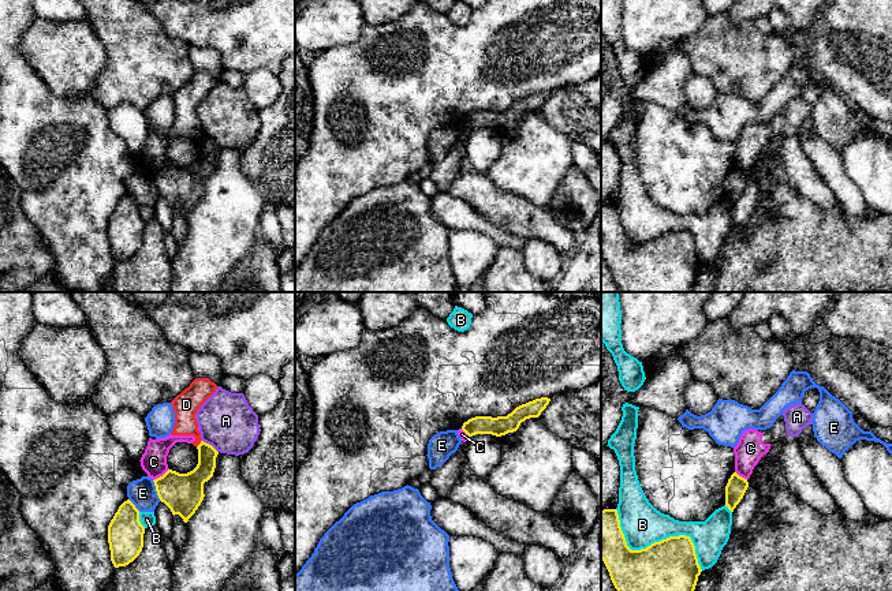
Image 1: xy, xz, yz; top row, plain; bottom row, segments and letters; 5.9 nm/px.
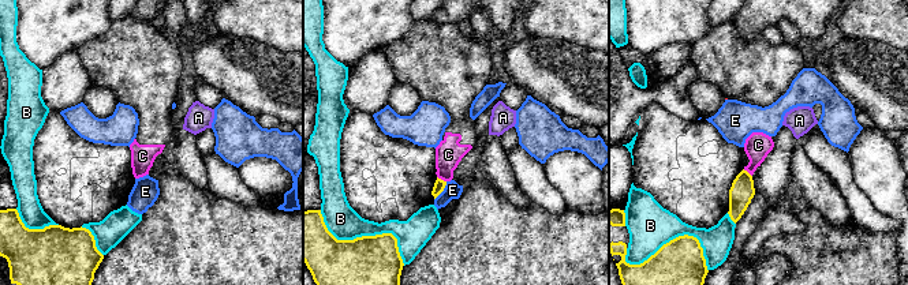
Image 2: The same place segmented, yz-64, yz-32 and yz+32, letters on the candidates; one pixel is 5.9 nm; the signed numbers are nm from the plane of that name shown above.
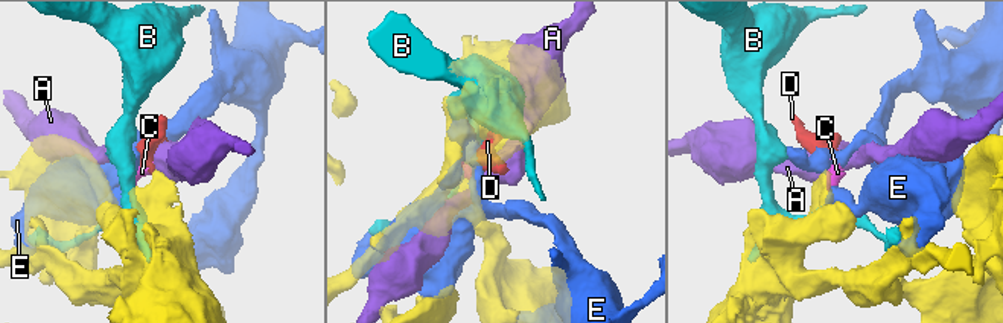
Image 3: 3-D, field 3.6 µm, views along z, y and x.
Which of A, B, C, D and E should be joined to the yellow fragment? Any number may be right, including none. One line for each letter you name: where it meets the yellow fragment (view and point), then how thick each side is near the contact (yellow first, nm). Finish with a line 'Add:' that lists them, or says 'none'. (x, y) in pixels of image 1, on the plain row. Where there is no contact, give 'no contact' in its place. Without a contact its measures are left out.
Add: none

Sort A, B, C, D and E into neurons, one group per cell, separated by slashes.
A / B / C D / E

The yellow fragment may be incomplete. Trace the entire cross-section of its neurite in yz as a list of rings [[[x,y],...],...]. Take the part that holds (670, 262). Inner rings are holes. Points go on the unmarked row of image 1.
[[[616,203],[601,205],[601,254],[623,292],[693,292],[702,266],[686,229],[631,244]]]

